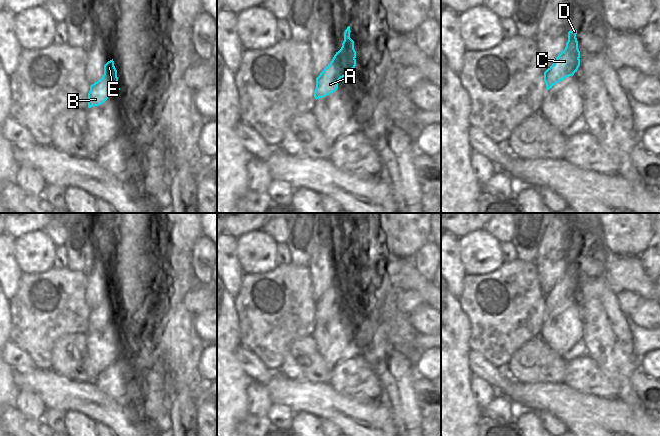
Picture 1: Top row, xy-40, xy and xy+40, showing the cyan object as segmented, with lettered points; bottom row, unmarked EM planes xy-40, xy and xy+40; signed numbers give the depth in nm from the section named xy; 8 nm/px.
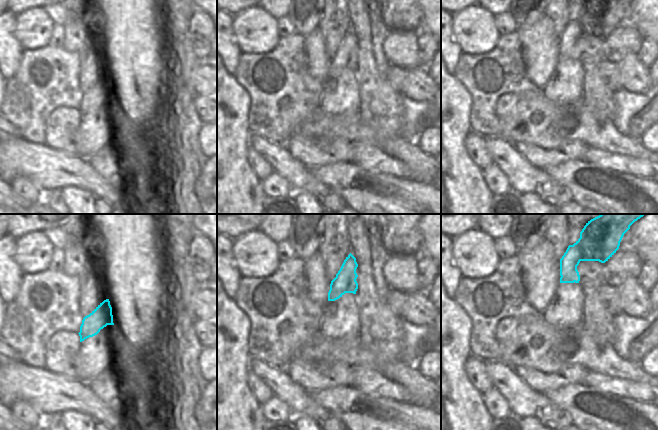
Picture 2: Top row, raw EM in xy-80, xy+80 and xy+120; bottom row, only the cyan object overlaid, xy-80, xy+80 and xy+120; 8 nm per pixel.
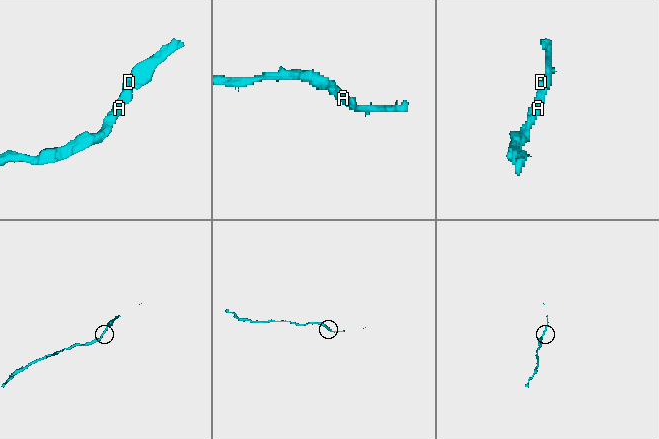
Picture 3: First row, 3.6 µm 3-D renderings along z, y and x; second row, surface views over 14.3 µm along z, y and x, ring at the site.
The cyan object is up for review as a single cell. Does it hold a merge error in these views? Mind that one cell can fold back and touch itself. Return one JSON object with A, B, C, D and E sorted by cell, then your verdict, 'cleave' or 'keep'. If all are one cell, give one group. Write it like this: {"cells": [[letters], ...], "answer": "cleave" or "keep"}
{"cells": [["A", "B", "C", "D", "E"]], "answer": "keep"}

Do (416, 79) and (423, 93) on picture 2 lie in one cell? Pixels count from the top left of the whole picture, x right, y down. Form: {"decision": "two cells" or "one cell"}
{"decision": "one cell"}

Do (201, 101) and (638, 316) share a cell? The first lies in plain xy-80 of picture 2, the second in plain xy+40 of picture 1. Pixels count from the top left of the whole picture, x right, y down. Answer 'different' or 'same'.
same

